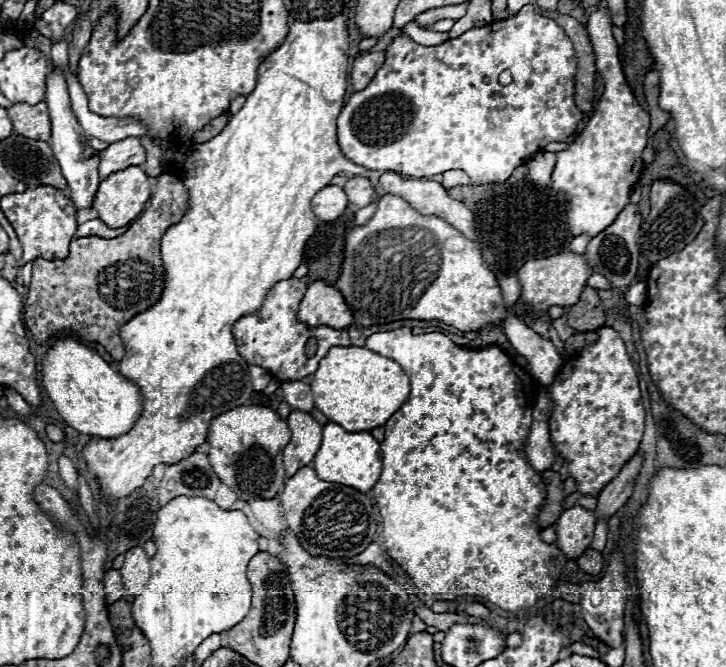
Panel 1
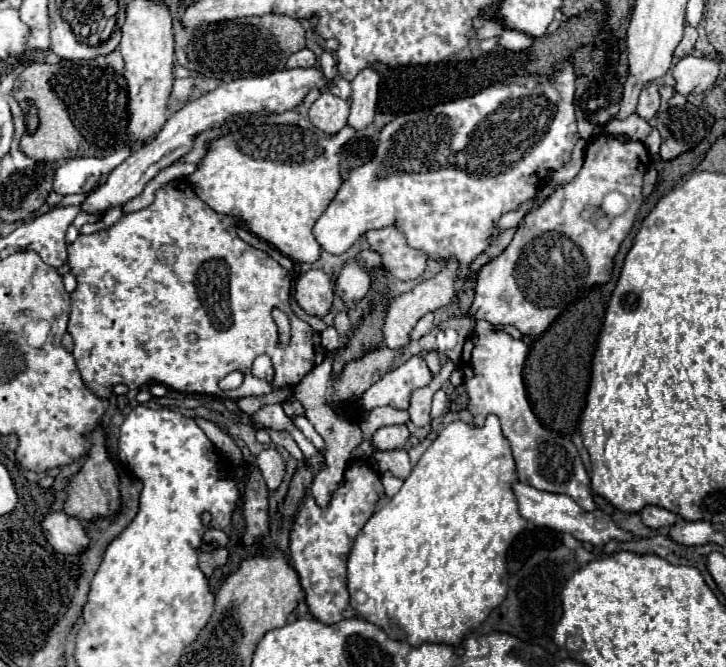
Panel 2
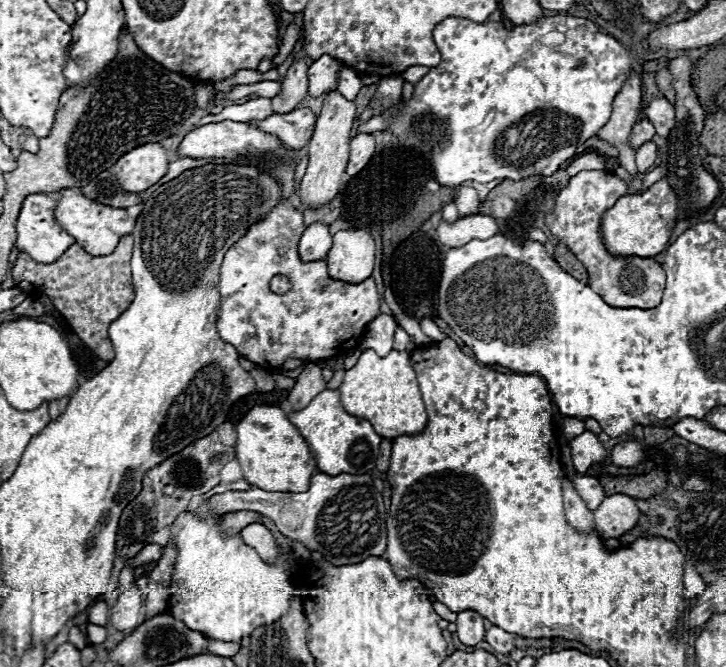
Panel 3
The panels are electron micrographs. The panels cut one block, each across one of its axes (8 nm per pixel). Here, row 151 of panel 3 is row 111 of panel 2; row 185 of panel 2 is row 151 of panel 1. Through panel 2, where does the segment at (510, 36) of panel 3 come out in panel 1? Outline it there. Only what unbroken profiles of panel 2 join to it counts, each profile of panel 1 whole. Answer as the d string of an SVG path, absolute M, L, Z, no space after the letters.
M532 4L524 6L514 18L496 20L496 22L490 22L482 28L472 28L472 30L464 32L460 38L446 40L444 44L438 44L438 46L420 46L408 34L402 32L386 48L386 60L384 60L382 68L376 72L374 80L364 90L352 92L350 100L344 104L344 108L338 116L338 144L340 144L342 154L348 160L352 160L354 164L360 164L368 170L398 172L398 174L406 174L412 178L430 178L436 174L444 174L448 170L464 170L472 178L472 184L482 184L482 186L484 184L502 184L508 180L508 176L518 166L526 164L526 160L530 156L534 156L536 152L542 152L546 144L566 142L576 132L578 122L582 120L582 112L574 104L576 68L578 68L578 60L576 60L572 42L566 36L566 32L552 18L546 18L540 12L536 12L536 8Z

